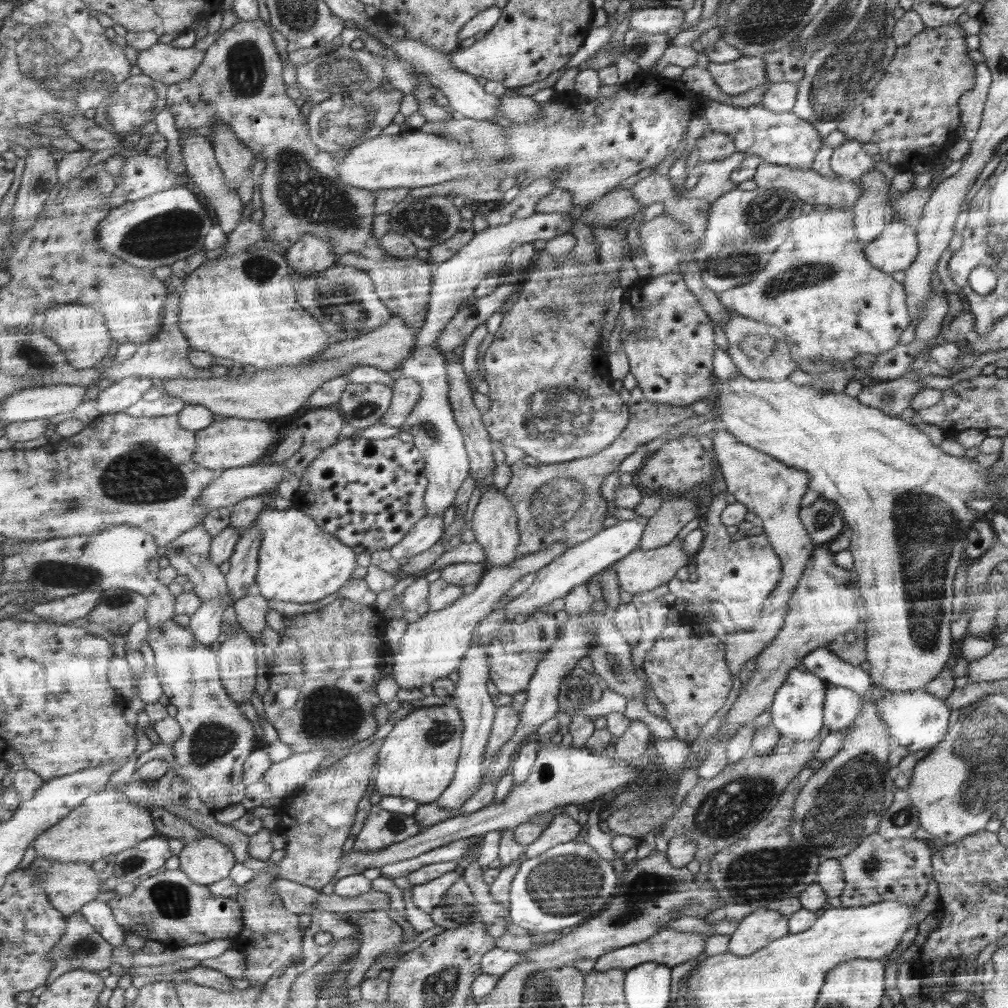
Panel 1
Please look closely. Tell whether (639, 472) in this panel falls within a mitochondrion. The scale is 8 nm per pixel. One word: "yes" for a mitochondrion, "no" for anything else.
no

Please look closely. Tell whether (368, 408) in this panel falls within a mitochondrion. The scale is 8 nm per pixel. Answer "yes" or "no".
yes

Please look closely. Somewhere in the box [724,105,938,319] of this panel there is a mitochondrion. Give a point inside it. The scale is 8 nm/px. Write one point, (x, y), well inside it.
(785, 282)

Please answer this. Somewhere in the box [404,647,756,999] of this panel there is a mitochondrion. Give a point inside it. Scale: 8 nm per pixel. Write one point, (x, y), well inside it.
(579, 872)

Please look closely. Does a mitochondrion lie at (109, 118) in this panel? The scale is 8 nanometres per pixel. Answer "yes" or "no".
yes

